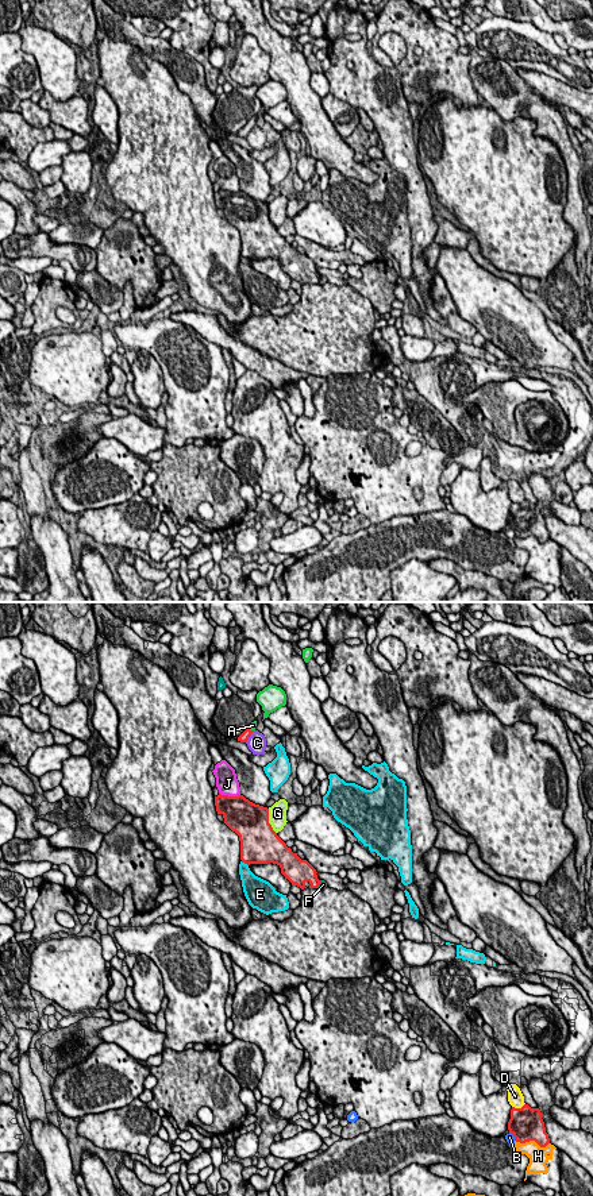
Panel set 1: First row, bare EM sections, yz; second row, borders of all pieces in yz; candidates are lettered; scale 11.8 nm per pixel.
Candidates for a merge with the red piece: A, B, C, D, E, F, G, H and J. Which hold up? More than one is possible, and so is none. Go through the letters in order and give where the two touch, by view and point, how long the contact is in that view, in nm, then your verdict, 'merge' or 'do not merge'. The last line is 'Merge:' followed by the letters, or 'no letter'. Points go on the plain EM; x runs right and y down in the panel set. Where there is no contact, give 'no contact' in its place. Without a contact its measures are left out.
A: yz (249, 124) | 90 nm | merge
B: yz (513, 531) | 130 nm | do not merge
C: yz (249, 131) | 190 nm | do not merge
D: yz (518, 504) | 170 nm | do not merge
E: yz (245, 258) | 110 nm | do not merge
F: yz (319, 278) | 100 nm | do not merge
G: yz (268, 216) | 320 nm | do not merge
H: yz (532, 535) | 420 nm | do not merge
J: yz (230, 192) | 260 nm | do not merge
Merge: A

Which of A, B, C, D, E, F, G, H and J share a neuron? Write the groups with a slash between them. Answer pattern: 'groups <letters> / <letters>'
groups A / B / C / D / E / F J / G / H

